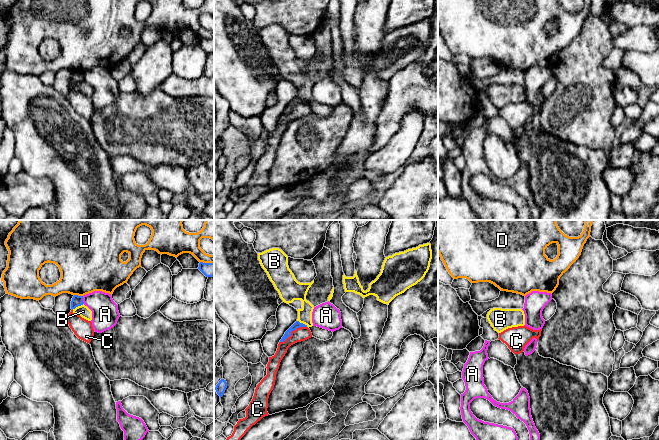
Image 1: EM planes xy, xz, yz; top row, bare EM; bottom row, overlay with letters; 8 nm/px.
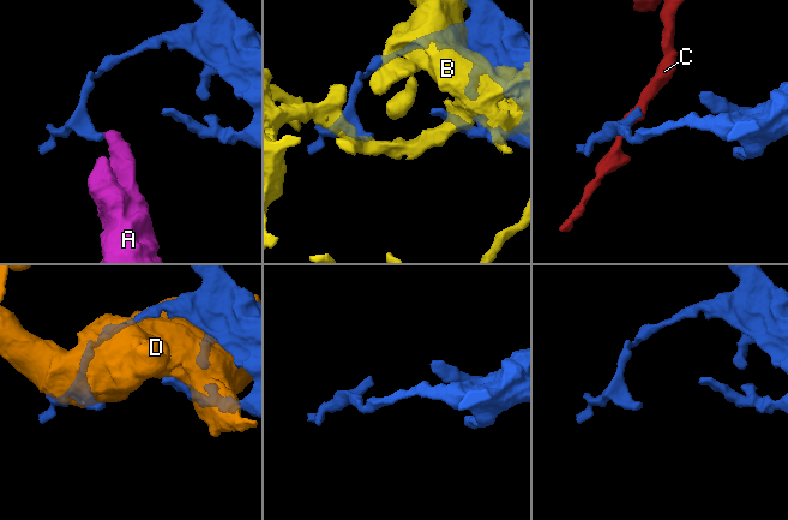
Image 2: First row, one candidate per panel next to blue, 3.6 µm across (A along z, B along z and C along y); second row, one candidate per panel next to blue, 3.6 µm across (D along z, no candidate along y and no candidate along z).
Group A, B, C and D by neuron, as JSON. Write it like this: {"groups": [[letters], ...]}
{"groups": [["A"], ["B"], ["C"], ["D"]]}

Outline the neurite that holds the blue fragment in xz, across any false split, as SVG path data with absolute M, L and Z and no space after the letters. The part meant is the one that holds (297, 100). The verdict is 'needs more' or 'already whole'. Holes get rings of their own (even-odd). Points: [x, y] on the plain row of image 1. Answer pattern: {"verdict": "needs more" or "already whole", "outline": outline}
{"verdict": "already whole", "outline": "M296 97L284 110L280 118L284 118L288 113L291 112L291 108L296 106L297 104L300 103L307 103L307 101L300 99L299 97Z"}

